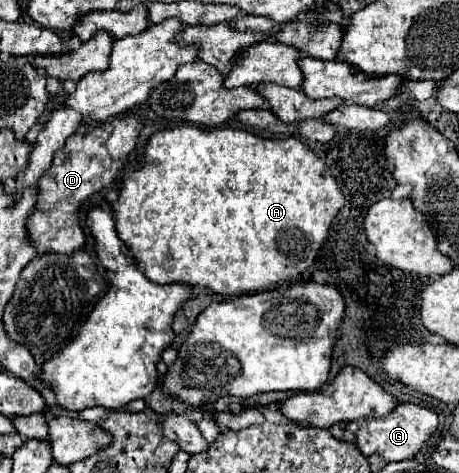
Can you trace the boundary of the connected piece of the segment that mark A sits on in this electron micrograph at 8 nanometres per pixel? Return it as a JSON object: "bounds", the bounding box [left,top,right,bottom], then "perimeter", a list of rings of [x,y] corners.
{"bounds":[112,124,344,294],"perimeter":[[[182,124],[178,128],[156,132],[144,150],[144,160],[138,168],[126,174],[120,198],[112,204],[116,210],[116,230],[118,236],[128,244],[128,248],[134,252],[136,260],[144,264],[144,274],[156,284],[190,284],[190,286],[204,286],[218,294],[244,294],[244,292],[260,292],[268,290],[272,284],[280,280],[294,280],[300,272],[304,272],[316,258],[322,242],[326,240],[326,234],[330,230],[330,224],[338,210],[344,206],[344,194],[336,180],[332,178],[326,164],[316,156],[308,144],[304,144],[300,138],[260,138],[246,130],[236,128],[200,128],[192,124]]]}

